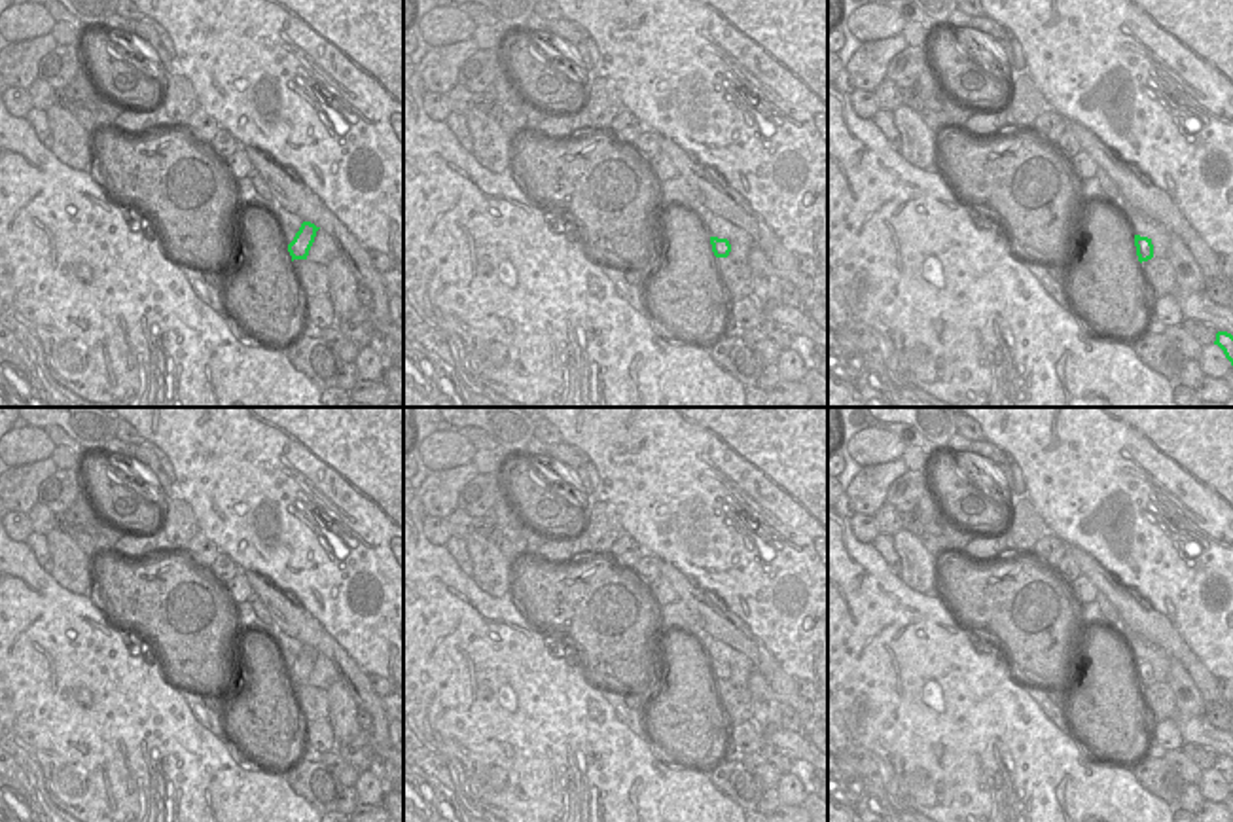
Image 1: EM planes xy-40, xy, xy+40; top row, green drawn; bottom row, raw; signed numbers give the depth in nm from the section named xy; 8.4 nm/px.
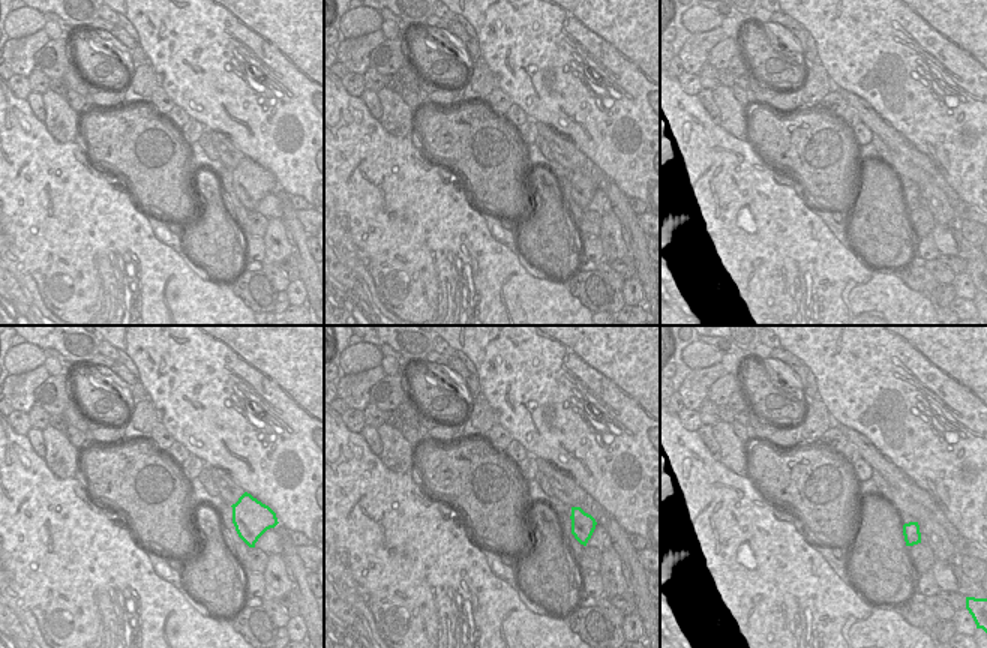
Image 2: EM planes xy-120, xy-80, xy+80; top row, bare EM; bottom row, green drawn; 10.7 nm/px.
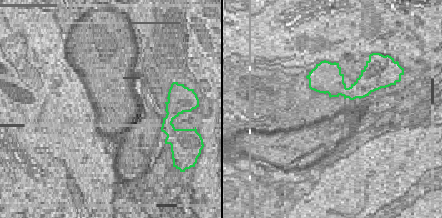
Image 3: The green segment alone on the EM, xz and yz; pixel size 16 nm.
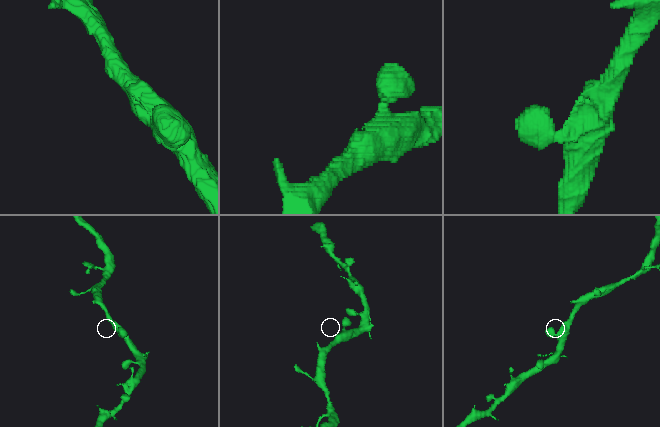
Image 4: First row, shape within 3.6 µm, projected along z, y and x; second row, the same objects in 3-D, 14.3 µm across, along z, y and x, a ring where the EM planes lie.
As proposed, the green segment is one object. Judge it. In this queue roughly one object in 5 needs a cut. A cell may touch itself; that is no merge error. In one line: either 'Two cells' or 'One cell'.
One cell.

